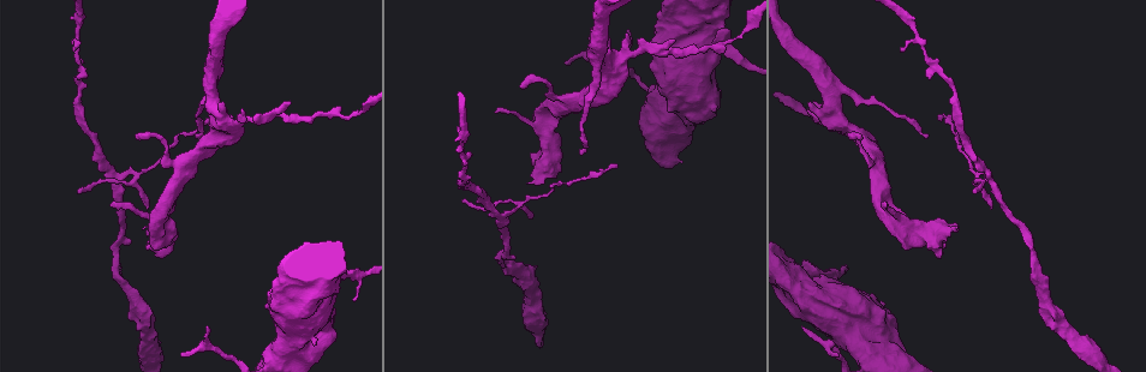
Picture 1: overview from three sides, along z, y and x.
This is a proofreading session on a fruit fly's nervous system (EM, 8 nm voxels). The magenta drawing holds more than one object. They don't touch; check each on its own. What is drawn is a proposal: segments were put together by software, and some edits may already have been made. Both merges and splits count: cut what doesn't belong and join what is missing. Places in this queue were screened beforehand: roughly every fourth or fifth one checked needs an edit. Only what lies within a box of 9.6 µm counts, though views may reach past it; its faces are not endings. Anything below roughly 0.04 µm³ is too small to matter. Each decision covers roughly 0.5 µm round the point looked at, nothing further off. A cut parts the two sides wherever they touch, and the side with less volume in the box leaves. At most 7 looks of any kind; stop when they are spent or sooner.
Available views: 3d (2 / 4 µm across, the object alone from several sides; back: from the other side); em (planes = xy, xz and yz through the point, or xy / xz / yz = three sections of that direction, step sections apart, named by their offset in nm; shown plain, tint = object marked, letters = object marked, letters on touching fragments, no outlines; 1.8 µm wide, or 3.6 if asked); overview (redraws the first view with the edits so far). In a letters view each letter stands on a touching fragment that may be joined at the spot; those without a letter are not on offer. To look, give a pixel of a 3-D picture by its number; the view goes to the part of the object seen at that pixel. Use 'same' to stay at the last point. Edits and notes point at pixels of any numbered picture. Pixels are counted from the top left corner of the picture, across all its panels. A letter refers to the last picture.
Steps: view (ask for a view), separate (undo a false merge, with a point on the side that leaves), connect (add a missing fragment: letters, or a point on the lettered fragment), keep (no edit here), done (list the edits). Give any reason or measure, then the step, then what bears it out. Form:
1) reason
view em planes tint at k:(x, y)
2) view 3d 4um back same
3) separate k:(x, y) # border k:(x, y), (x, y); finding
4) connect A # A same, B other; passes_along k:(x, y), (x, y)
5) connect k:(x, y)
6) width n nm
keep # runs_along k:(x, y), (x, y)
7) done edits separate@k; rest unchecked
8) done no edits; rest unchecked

an open end
view em 3.6um yz step 4 tint at 1:(957, 228)

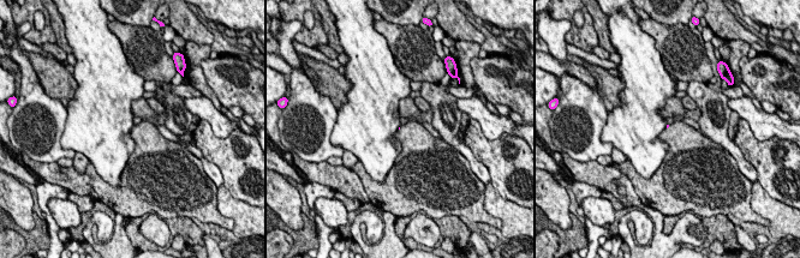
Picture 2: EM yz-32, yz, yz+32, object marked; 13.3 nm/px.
another direction
view em 3.6um planes letters same

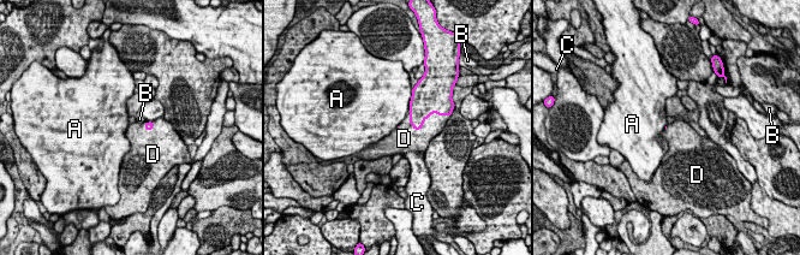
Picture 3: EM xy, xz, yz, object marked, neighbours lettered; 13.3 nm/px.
longest_contact D 420 nm
connect D # A other, B other, C other, D same; it goes on there

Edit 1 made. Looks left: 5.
view overview

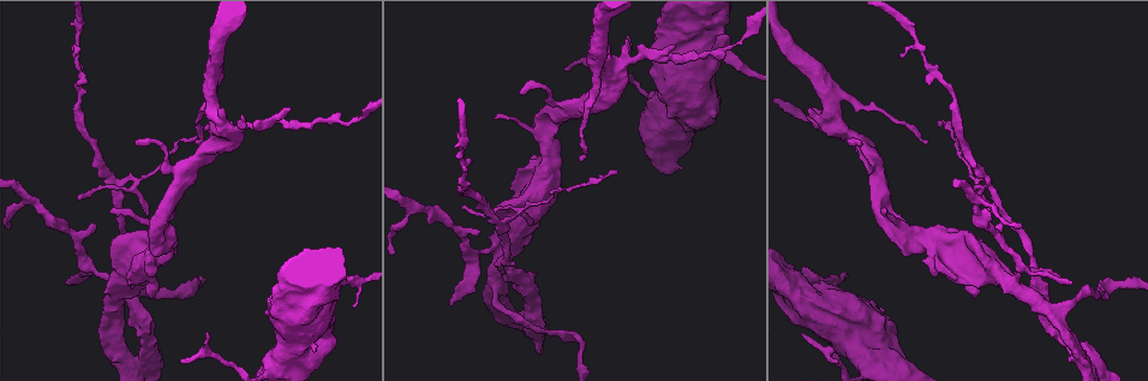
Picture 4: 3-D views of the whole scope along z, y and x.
tapers out
view em planes letters at 4:(463, 206)

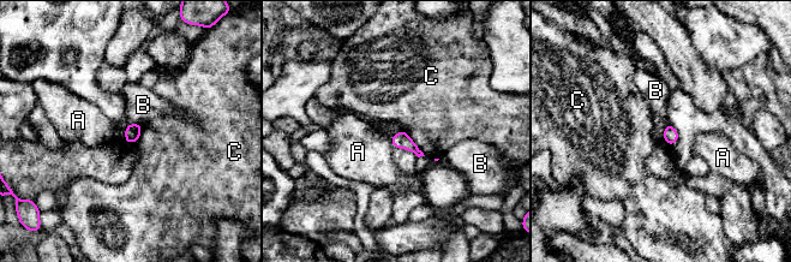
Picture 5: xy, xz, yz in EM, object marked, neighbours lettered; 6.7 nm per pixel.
keep # A other, B other, C other; border 5:(389, 137), (394, 148); none of them fits

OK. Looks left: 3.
thin end
view em 3.6um xy step 16 letters at 4:(615, 172)

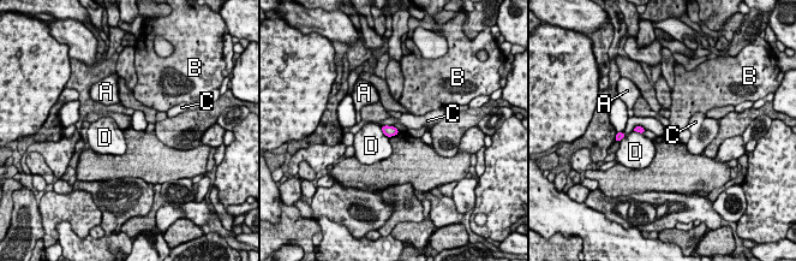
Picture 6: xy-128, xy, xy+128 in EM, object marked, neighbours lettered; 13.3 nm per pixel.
view em 3.6um planes letters same

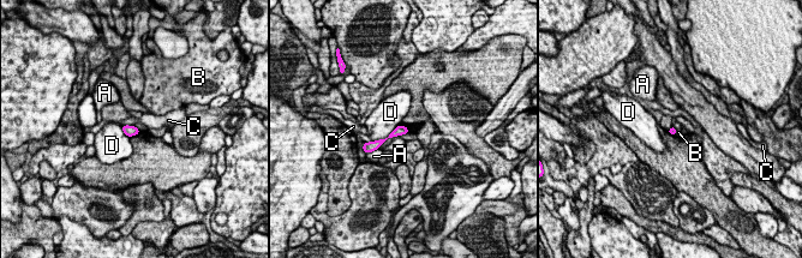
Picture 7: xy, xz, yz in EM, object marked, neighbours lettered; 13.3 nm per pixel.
keep # A other, B other, C other, D other; border 7:(408, 131), (400, 136); none of them fits

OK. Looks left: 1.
done edits connect@3; rest unchecked

